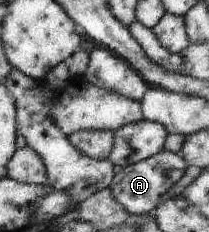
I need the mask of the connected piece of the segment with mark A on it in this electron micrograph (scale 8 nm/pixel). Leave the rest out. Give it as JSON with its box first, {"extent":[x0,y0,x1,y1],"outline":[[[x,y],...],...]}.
{"extent":[108,149,187,214],"outline":[[[162,149],[151,157],[116,169],[108,188],[113,199],[116,199],[127,213],[149,214],[159,203],[159,199],[169,191],[169,187],[183,175],[185,167],[187,164],[179,154]]]}

